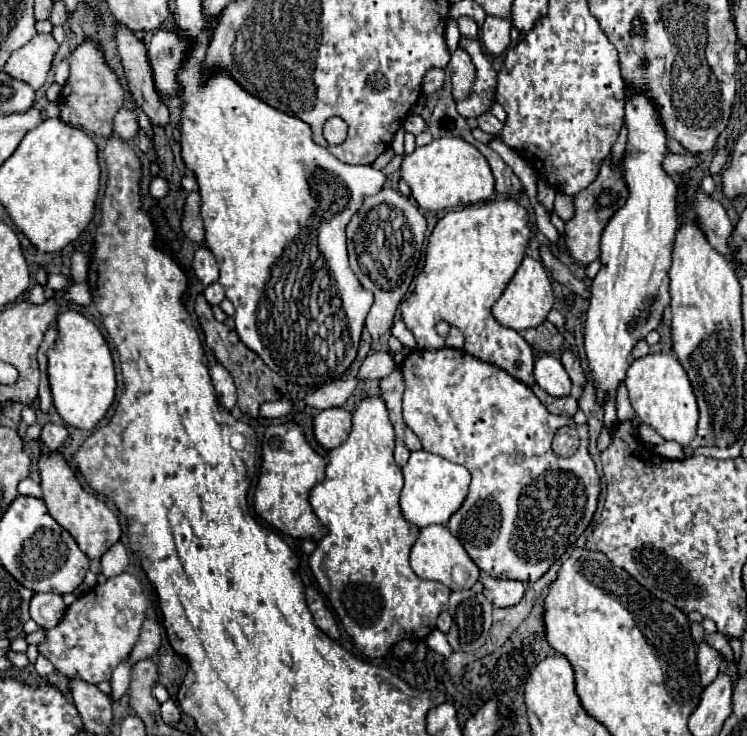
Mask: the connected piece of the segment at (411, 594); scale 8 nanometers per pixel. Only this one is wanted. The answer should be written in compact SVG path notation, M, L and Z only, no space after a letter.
M379 396L361 400L353 412L353 430L347 442L329 452L327 476L309 496L313 512L329 530L311 554L309 566L321 592L327 596L337 618L353 638L355 648L367 658L385 658L385 654L401 640L423 640L435 628L439 612L447 610L451 596L451 590L445 584L421 580L409 566L409 552L419 536L419 528L401 516L399 494L403 488L403 474L393 460L393 448L395 432L385 402Z

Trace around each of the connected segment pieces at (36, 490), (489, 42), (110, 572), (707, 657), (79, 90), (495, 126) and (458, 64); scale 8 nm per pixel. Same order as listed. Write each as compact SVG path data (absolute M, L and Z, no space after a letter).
M27 478L27 480L23 480L23 482L19 484L19 494L42 498L42 489L39 483L33 482L31 478Z
M487 16L485 24L481 26L481 42L483 42L483 46L495 56L503 54L507 50L509 42L511 42L509 30L511 30L509 20Z
M117 542L115 546L111 546L103 556L101 556L101 572L105 578L113 578L117 574L123 574L125 568L129 564L129 556L127 556L127 548Z
M699 642L697 648L697 666L699 666L699 674L701 674L701 684L709 686L715 676L719 674L719 666L723 664L721 654L707 642Z
M83 42L75 50L71 50L71 54L67 56L67 62L69 62L71 72L69 72L67 84L61 90L59 102L57 102L57 106L61 110L61 120L71 126L79 126L87 132L99 134L99 136L111 134L113 116L125 102L125 90L121 88L119 78L105 64L99 46L95 46L91 42Z
M485 112L485 114L479 116L477 120L479 120L479 128L481 128L483 132L491 134L491 136L499 136L501 130L503 130L503 124L501 124L491 112Z
M457 48L451 54L449 60L451 70L451 84L453 84L453 98L459 102L463 98L469 98L471 86L475 82L475 66L469 58L469 54L463 48Z

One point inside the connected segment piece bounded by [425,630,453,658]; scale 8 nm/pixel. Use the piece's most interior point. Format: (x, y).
(436, 640)

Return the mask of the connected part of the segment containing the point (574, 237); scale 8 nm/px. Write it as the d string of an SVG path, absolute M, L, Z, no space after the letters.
M605 160L601 164L601 172L595 178L593 184L589 184L585 190L581 190L579 194L573 196L573 206L575 206L575 214L571 220L565 222L565 234L563 234L563 242L565 242L565 250L569 252L569 256L581 264L587 266L589 262L599 258L599 240L601 240L601 232L607 226L609 218L613 216L615 210L619 210L625 200L627 200L627 186L621 174L621 168L613 168L611 160Z

